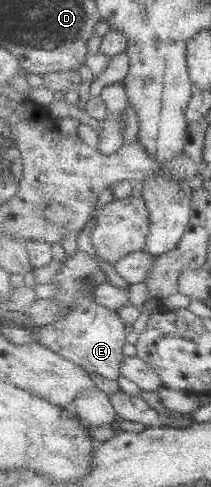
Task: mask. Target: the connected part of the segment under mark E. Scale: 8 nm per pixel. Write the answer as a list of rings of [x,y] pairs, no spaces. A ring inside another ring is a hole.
[[[76,251],[73,256],[63,260],[63,267],[51,280],[59,289],[59,295],[53,297],[51,302],[67,308],[67,315],[51,325],[40,326],[36,337],[39,344],[75,362],[85,371],[116,381],[122,376],[121,364],[125,360],[125,324],[121,322],[119,314],[93,299],[95,289],[107,282],[107,274],[101,270],[98,262],[99,258],[95,260],[84,251]]]

